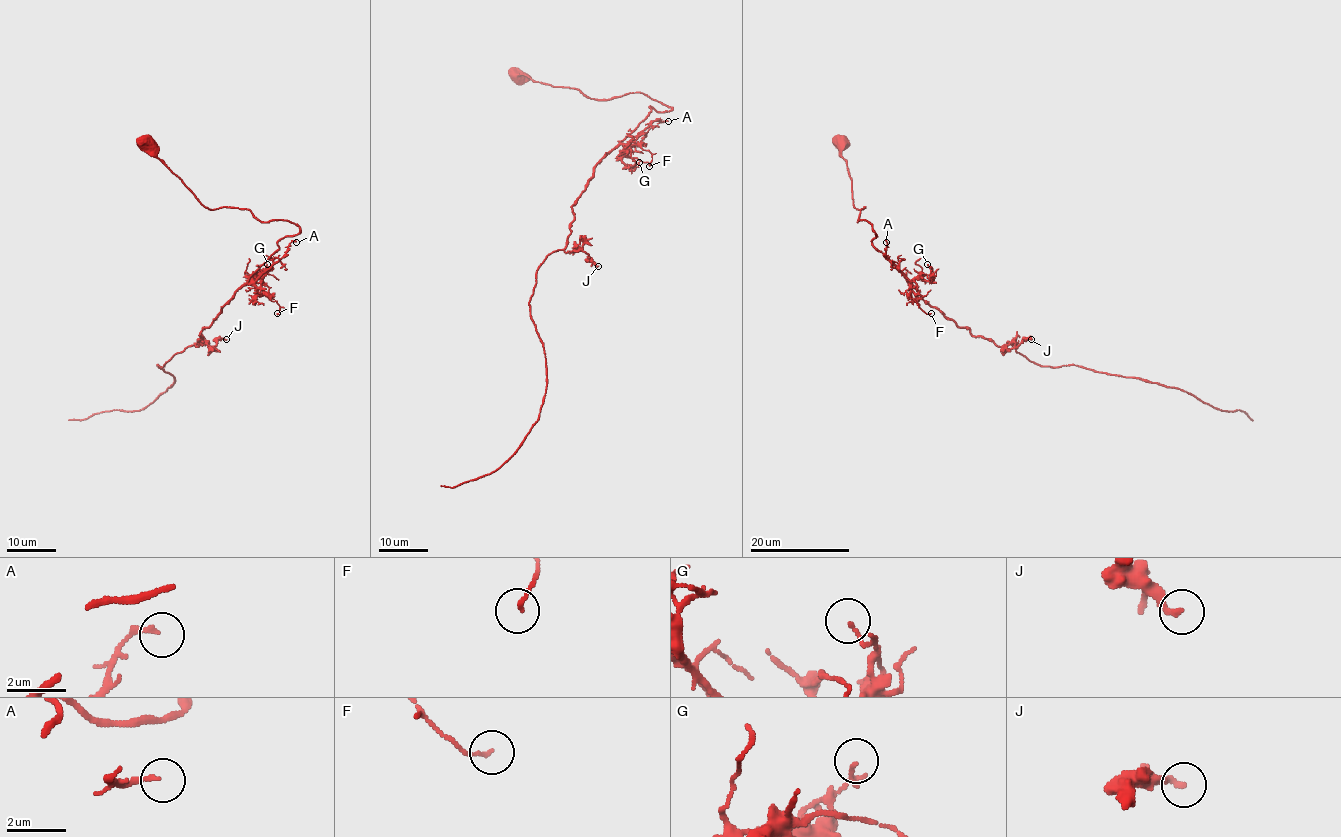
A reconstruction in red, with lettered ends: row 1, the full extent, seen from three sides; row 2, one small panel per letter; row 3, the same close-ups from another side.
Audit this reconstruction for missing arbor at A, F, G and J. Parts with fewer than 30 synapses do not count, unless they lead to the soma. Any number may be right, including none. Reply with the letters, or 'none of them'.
none of them

